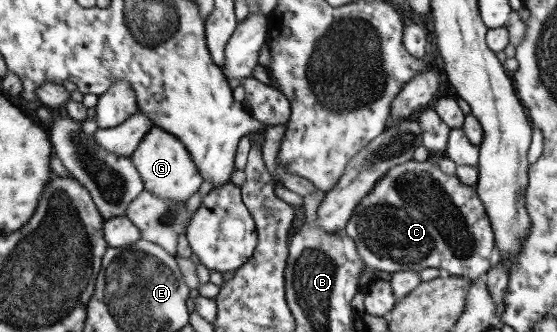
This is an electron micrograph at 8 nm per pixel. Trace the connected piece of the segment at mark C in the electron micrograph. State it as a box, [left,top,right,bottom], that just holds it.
[343,159,494,280]

